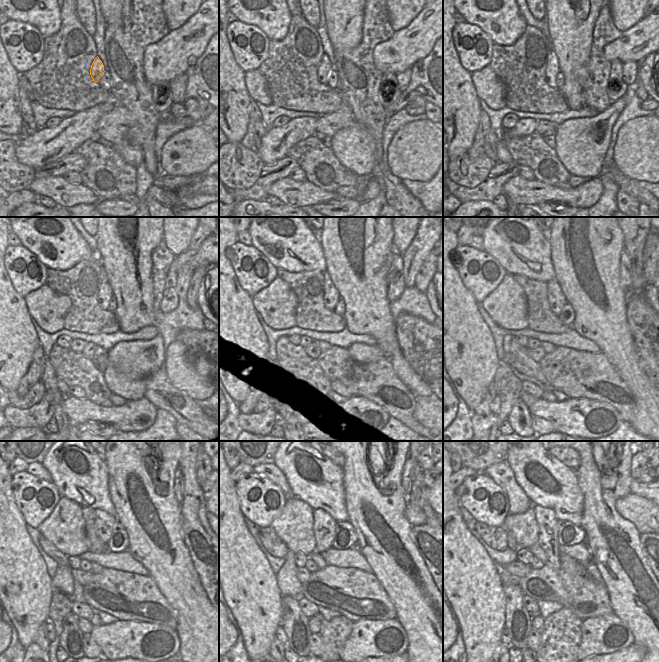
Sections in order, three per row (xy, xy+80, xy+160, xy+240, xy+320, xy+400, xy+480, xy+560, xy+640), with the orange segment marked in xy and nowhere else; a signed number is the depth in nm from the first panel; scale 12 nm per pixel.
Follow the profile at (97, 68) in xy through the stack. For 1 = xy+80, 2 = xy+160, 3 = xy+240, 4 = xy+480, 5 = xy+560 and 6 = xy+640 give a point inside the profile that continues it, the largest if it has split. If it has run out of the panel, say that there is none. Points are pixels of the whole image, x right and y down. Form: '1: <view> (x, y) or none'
1: xy+80 (325, 67)
2: xy+160 (552, 69)
3: xy+240 (105, 294)
4: xy+480 (104, 523)
5: xy+560 (324, 524)
6: xy+640 (547, 522)

